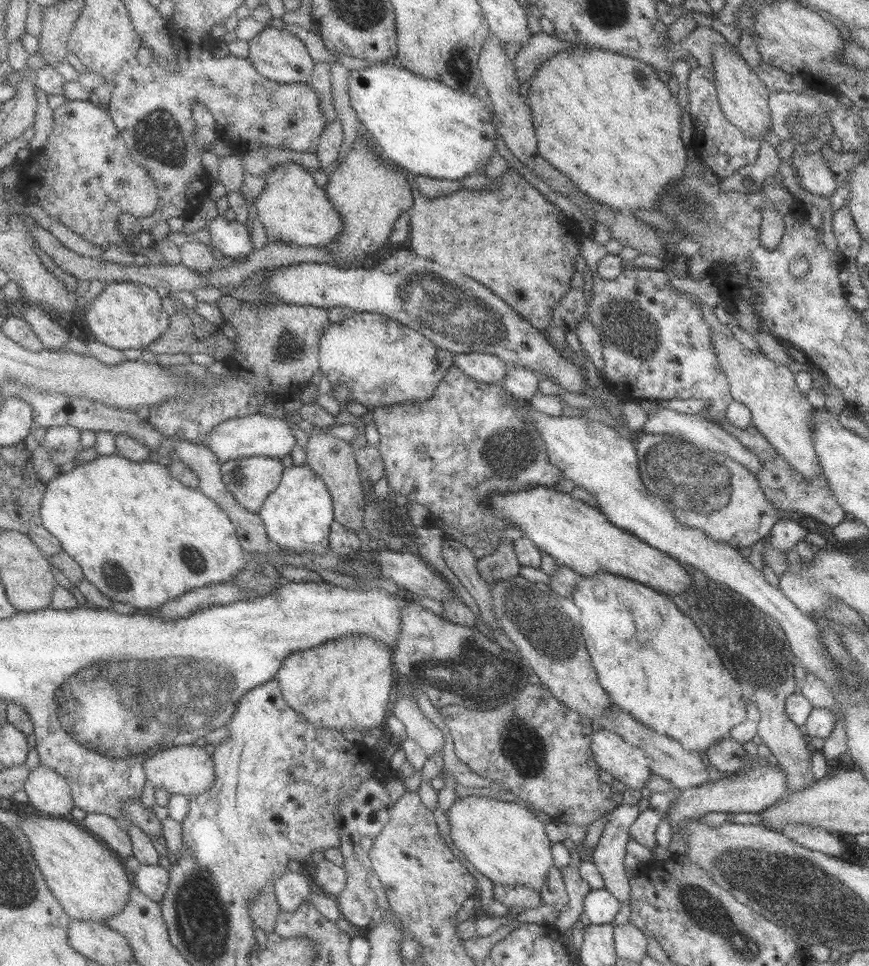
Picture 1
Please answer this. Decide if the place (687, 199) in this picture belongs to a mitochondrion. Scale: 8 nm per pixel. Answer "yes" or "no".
yes

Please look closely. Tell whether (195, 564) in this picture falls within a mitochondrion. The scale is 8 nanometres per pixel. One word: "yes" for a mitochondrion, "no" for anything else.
yes

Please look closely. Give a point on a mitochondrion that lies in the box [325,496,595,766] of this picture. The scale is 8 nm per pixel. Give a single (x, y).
(541, 617)

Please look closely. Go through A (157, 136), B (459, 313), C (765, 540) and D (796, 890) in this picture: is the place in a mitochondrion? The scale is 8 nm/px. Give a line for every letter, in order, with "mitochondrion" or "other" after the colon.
A: mitochondrion
B: mitochondrion
C: other
D: mitochondrion

